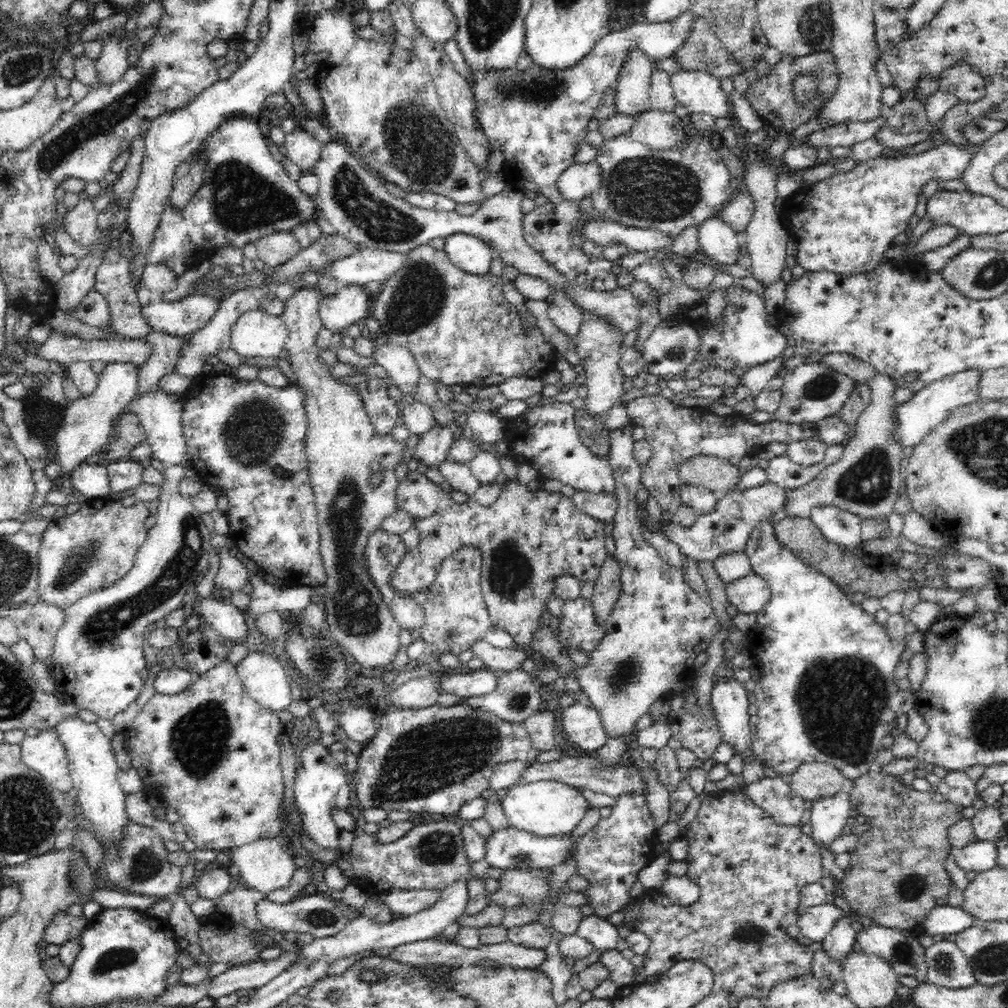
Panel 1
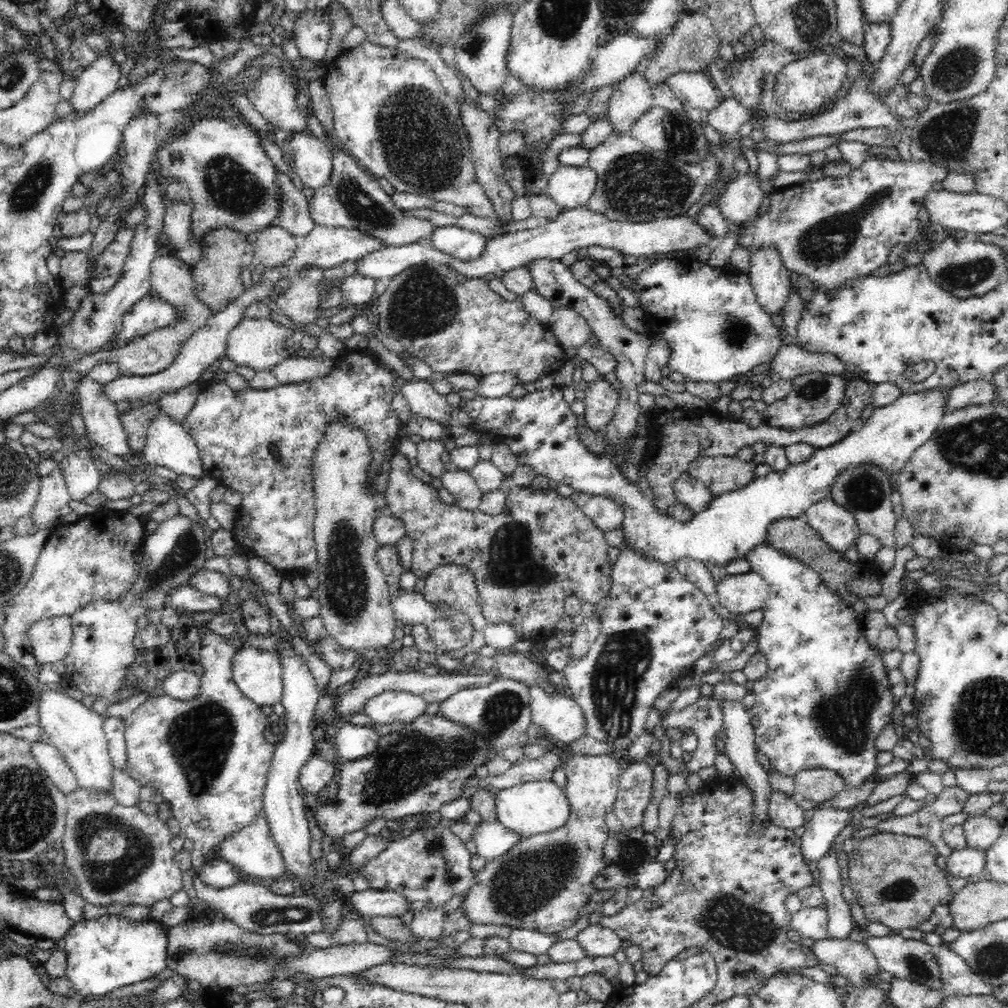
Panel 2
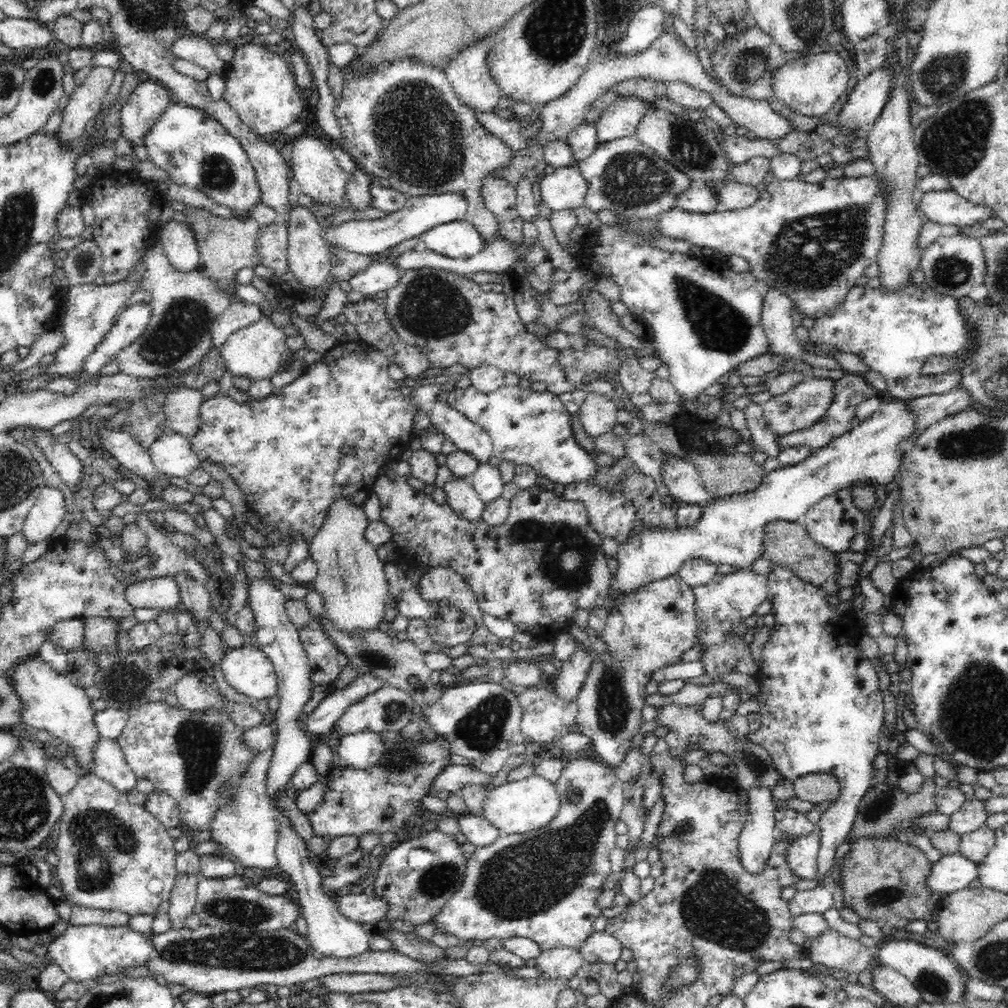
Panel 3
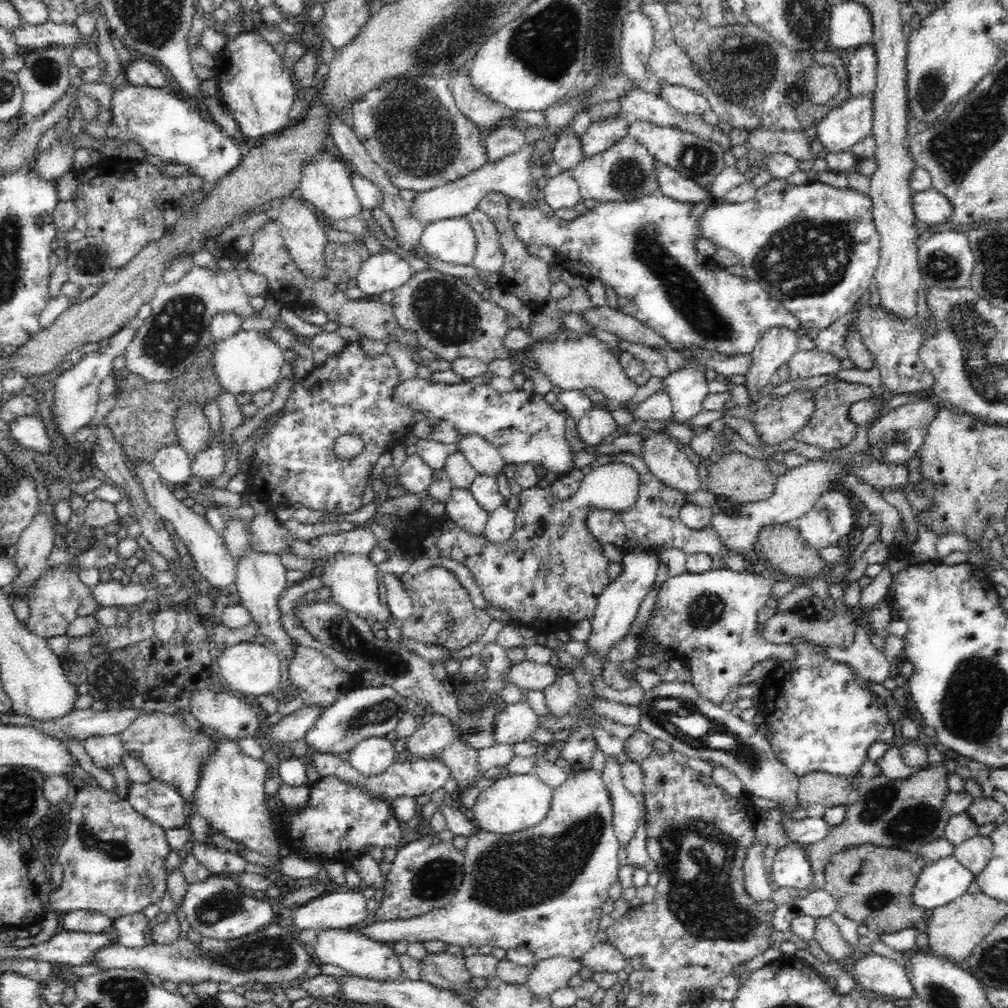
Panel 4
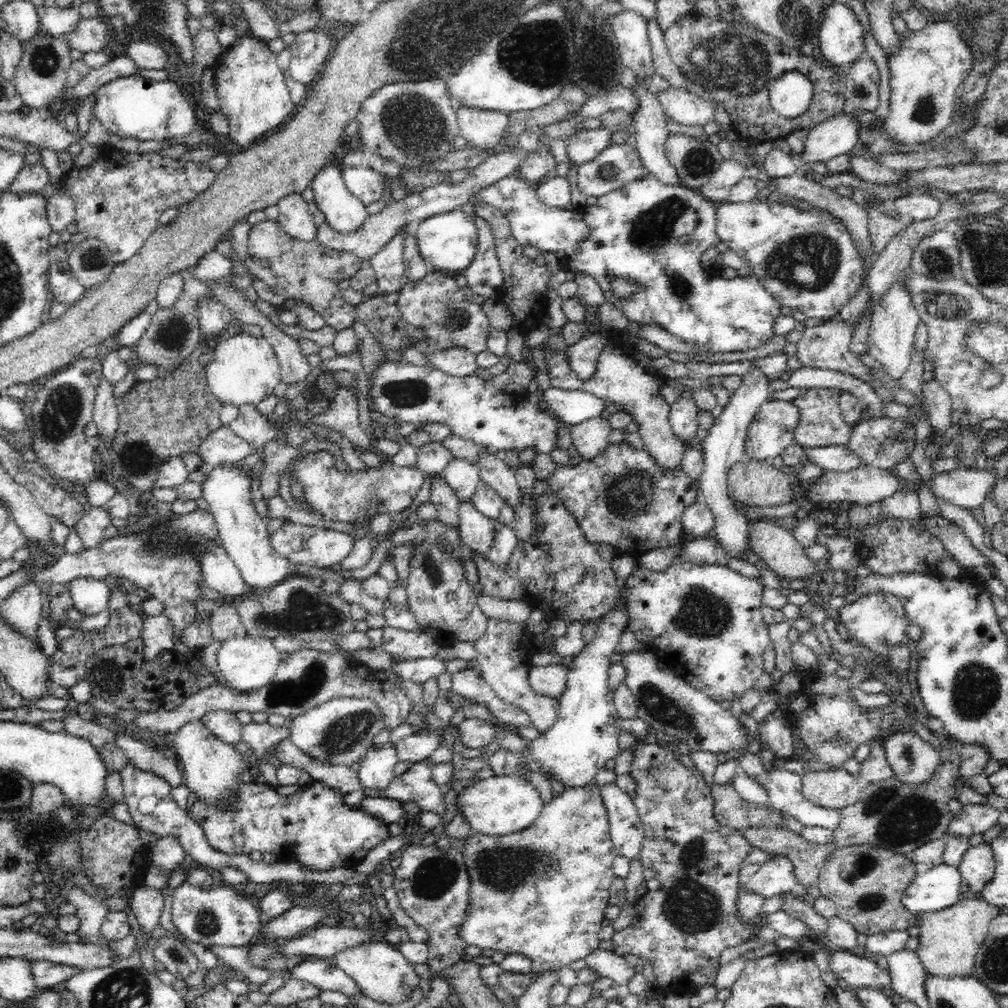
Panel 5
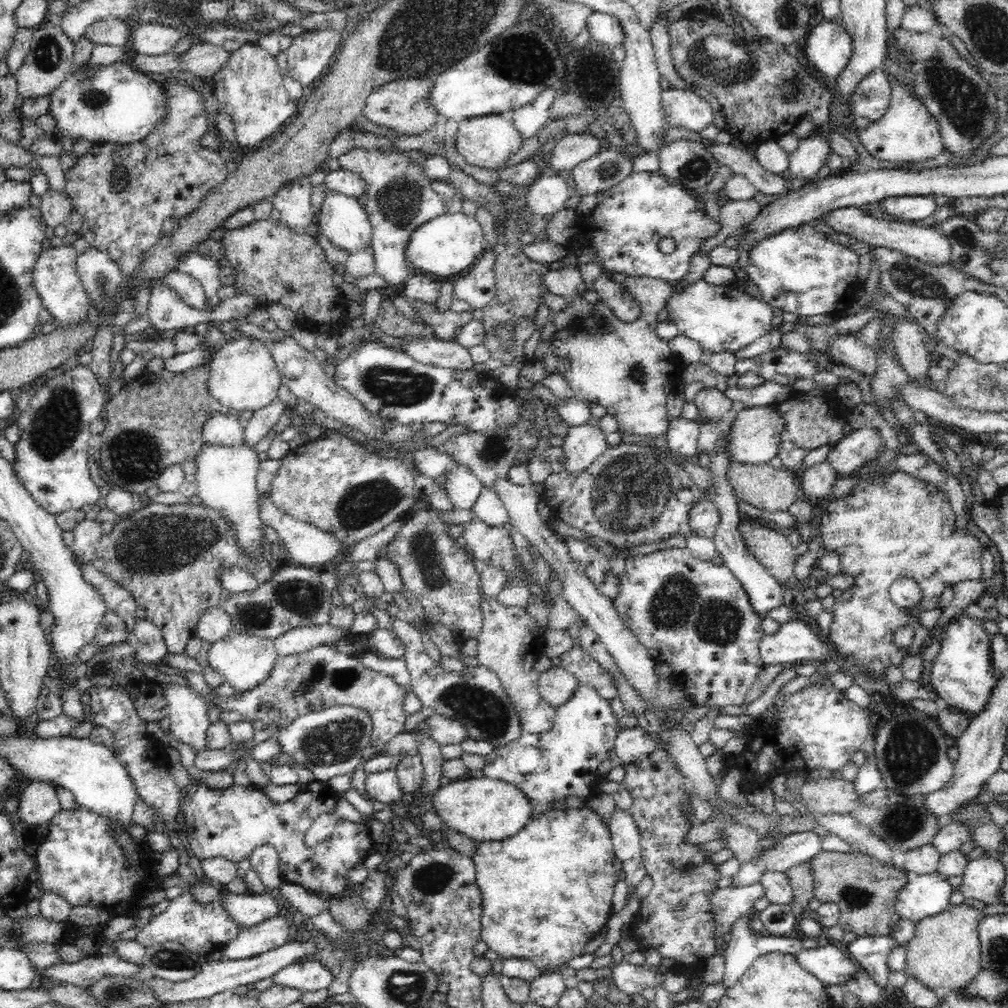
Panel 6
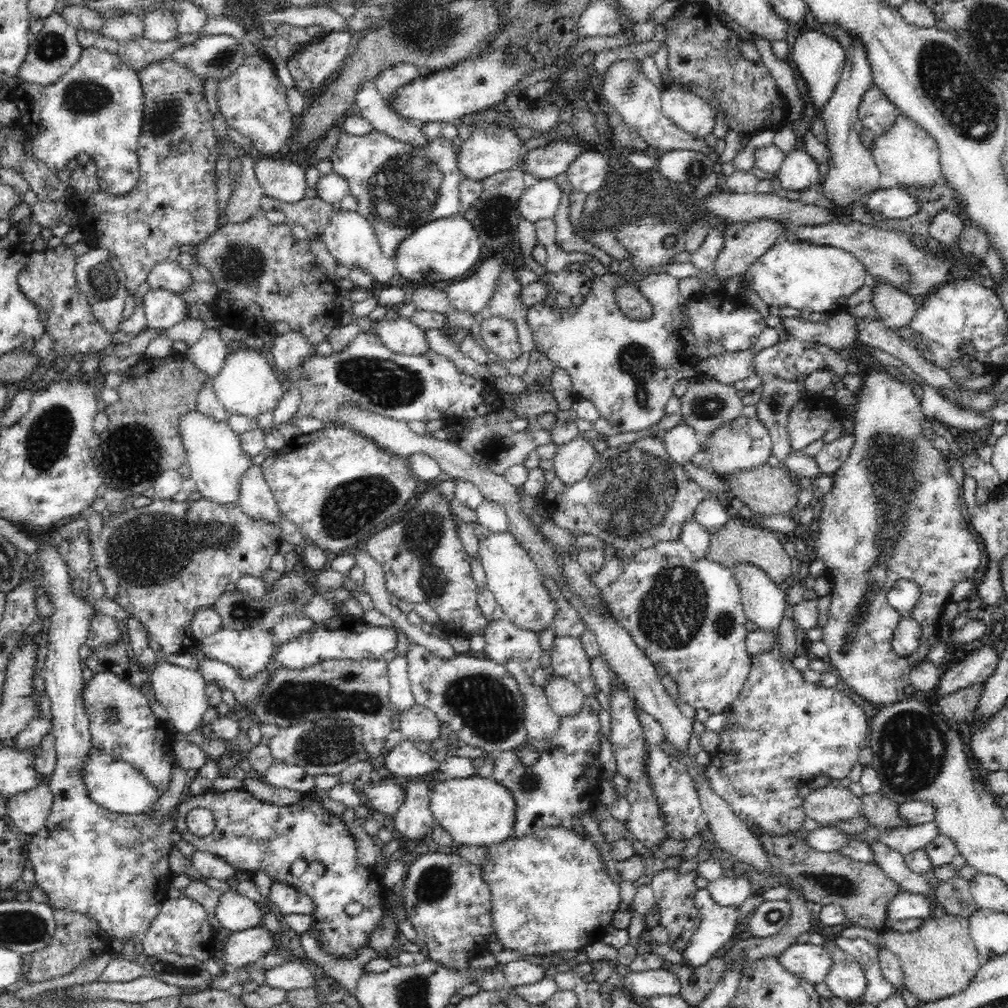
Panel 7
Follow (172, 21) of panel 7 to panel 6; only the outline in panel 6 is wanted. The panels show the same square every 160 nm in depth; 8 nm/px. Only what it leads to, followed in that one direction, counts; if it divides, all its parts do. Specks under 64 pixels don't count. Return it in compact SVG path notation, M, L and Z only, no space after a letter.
M148 22L134 28L130 40L135 52L140 55L166 54L181 37L180 29L171 24L166 26L159 22Z

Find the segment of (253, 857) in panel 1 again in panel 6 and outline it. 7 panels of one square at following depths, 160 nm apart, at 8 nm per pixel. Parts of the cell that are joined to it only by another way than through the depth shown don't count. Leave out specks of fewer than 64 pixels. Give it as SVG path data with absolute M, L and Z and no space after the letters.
M170 683L165 690L168 714L165 724L174 736L194 750L202 750L208 745L206 731L210 726L206 699L196 694L191 685Z

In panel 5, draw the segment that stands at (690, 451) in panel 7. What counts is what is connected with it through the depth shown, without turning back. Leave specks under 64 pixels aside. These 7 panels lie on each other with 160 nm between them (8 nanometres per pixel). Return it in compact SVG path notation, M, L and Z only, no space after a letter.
M692 389L684 390L676 402L670 406L669 423L672 431L686 446L696 436L699 427L698 412L700 409L694 402Z

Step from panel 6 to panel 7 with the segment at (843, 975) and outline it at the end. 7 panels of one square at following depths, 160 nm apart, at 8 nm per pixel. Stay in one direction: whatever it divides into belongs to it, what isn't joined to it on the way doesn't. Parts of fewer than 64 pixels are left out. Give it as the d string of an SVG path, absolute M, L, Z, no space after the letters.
M811 943L791 944L778 957L786 970L814 985L826 980L831 965L829 954L823 945Z

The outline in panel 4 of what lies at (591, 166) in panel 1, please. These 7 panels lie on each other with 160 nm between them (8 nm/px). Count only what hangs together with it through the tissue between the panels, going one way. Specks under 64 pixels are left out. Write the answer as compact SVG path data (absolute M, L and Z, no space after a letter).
M568 171L548 179L540 195L554 211L572 208L583 200L572 172Z

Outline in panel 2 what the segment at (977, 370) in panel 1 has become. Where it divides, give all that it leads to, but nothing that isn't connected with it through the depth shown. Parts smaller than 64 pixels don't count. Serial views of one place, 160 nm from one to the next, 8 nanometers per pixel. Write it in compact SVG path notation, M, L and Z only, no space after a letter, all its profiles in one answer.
M558 386L530 392L520 399L512 396L500 398L485 398L476 396L470 400L462 399L459 408L467 412L472 419L472 429L483 433L491 444L506 444L516 455L519 464L531 466L538 474L539 483L554 481L557 484L568 484L574 491L585 492L591 495L602 495L612 498L619 506L623 507L623 534L630 545L636 546L649 558L656 558L658 562L669 563L680 558L694 559L703 562L709 569L714 566L726 566L728 562L739 558L746 558L753 548L765 542L767 530L770 524L782 518L802 518L810 506L816 502L827 500L828 494L836 476L846 470L860 464L873 464L881 466L887 474L896 476L910 456L926 443L932 434L936 432L938 423L941 422L947 410L947 399L953 388L940 386L935 390L920 391L919 394L906 394L894 400L892 404L884 408L875 408L874 413L864 421L862 428L846 436L838 444L816 449L816 452L806 459L806 462L791 464L788 469L781 473L770 471L766 476L755 477L750 484L740 490L733 490L715 496L708 504L706 510L696 513L689 522L679 522L672 515L661 514L654 507L652 500L643 495L639 485L631 483L626 475L618 469L615 459L605 454L592 453L579 441L577 416L572 413L570 404L564 400L563 392Z

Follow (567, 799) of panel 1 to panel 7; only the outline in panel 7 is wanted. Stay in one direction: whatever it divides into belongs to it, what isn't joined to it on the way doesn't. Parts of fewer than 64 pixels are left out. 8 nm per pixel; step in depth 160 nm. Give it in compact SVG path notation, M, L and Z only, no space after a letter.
M472 776L468 778L451 778L445 781L435 782L429 794L429 809L433 814L436 824L447 830L453 838L455 848L457 846L488 847L496 843L504 842L513 836L513 826L516 822L517 802L508 787L496 782L493 777Z

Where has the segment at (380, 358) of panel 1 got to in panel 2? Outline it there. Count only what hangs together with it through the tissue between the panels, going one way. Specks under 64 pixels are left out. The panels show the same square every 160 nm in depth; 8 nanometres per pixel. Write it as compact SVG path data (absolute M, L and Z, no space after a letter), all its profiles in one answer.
M412 378L404 382L402 395L410 405L410 413L416 417L428 418L440 424L446 423L454 412L445 396L438 394L428 381Z

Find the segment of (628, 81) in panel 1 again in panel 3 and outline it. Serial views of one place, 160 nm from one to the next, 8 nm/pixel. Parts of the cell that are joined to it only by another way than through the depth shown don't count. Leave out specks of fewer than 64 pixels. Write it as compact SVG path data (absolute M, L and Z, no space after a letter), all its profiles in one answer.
M618 96L595 122L598 144L634 136L639 122L647 113L646 103L635 96Z

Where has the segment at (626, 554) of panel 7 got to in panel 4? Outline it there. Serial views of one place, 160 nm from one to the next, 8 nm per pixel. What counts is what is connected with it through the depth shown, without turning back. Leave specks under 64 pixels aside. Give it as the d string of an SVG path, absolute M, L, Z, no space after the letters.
M620 452L620 454L608 454L597 456L593 462L584 468L574 466L566 476L558 476L556 480L547 484L552 494L559 500L567 500L577 493L581 481L587 472L597 469L599 466L610 463L624 463L631 466L639 474L639 492L635 504L628 510L622 512L615 511L614 508L594 506L590 509L587 518L587 525L590 534L601 544L614 544L621 548L621 552L645 549L651 545L661 545L662 548L678 548L686 554L702 552L711 555L713 558L723 559L728 568L732 571L748 570L748 562L742 558L741 554L730 552L727 546L718 538L718 533L710 534L706 527L702 530L692 530L686 527L679 518L679 511L687 504L685 494L672 489L658 477L654 476L648 469L646 461L642 456L637 456L632 452Z

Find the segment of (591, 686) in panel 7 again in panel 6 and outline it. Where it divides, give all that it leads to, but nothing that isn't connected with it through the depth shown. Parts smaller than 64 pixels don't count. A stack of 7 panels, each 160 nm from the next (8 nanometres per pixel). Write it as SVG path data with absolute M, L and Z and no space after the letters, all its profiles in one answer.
M578 637L574 638L572 650L560 656L561 667L571 672L578 682L584 682L593 686L600 698L607 701L617 696L618 687L614 681L614 675L609 674L605 667L592 659L586 650L582 649Z

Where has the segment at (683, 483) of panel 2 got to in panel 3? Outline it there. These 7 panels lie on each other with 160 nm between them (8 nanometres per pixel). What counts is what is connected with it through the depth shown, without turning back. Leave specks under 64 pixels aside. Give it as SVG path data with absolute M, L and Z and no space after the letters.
M670 460L664 466L662 480L680 504L698 505L704 508L712 496L707 493L692 461Z

